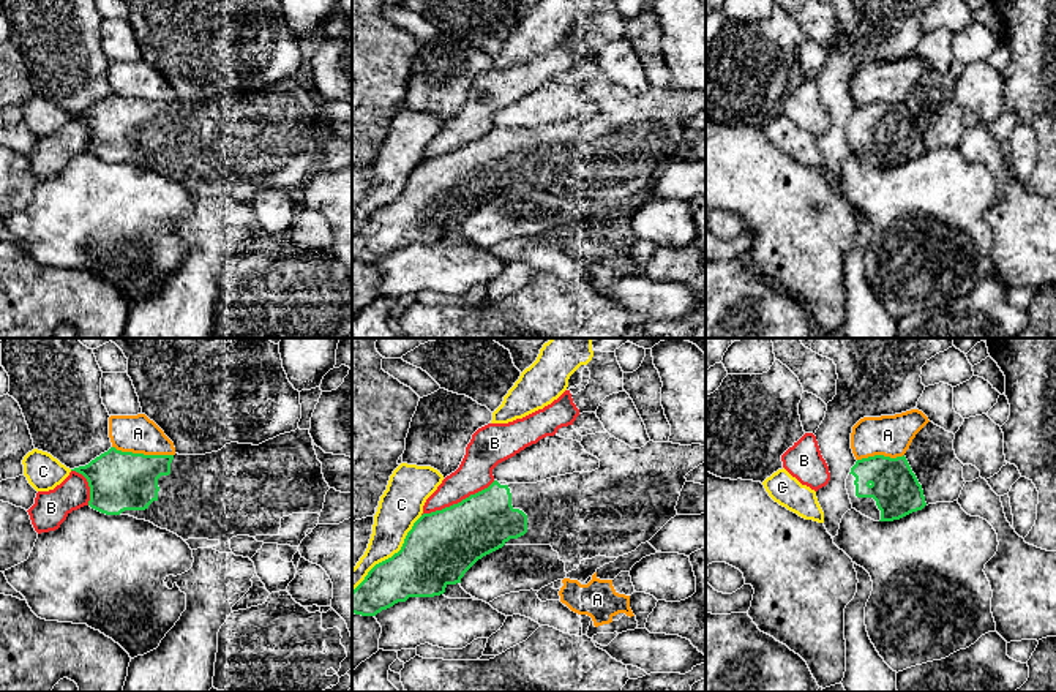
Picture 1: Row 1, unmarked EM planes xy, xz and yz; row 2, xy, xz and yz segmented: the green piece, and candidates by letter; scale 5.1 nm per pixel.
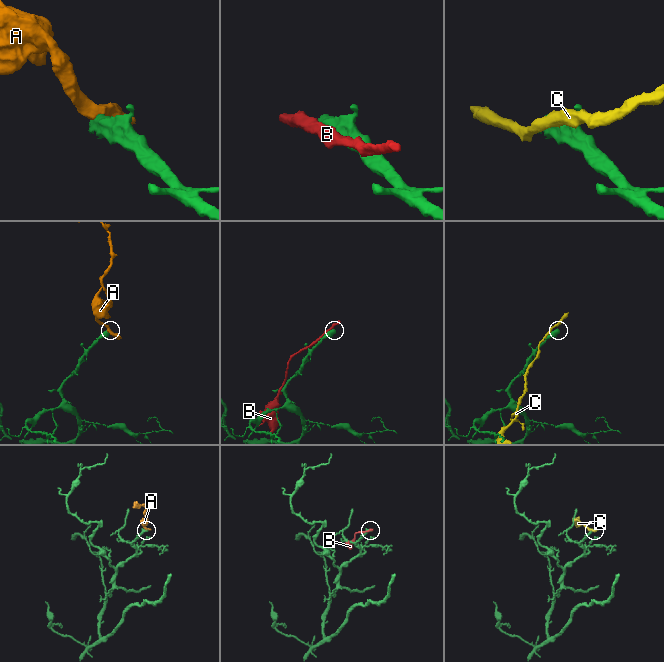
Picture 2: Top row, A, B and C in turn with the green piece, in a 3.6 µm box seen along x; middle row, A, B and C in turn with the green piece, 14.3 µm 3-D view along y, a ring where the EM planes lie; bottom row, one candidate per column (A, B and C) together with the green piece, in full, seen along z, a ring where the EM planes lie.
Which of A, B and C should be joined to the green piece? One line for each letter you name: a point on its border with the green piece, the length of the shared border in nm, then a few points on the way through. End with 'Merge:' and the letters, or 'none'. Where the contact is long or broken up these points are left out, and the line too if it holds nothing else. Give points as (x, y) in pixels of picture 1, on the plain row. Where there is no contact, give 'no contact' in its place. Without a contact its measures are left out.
Merge: none

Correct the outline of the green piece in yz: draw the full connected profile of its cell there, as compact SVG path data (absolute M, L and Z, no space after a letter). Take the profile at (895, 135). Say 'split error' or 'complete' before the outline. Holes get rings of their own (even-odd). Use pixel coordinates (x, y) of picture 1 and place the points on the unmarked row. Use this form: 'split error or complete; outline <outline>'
split error; outline M904 101L857 106L846 136L852 155L874 167L900 166L927 152L922 131Z

